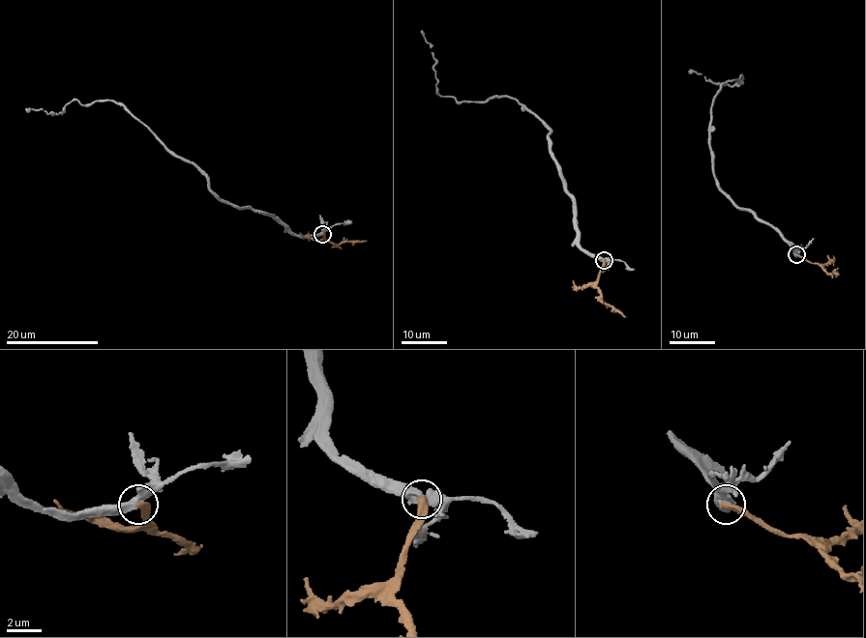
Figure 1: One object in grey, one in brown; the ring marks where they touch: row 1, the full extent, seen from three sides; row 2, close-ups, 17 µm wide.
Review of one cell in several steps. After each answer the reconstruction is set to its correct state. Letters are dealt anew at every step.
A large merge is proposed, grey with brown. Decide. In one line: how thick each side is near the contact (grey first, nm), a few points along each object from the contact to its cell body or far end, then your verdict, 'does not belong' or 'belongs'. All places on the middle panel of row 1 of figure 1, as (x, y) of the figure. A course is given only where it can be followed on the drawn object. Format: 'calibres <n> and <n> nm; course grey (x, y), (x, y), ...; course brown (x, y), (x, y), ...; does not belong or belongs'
calibres 440 and 440 nm; course grey (603, 260), (580, 246), (550, 130), (514, 99), (457, 101), (437, 93), (435, 60), (422, 30); course brown (603, 260), (598, 291), (603, 302), (626, 317); belongs

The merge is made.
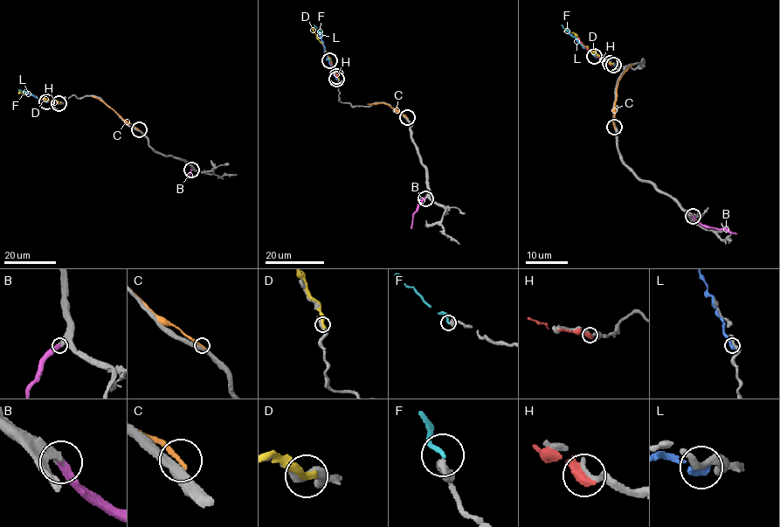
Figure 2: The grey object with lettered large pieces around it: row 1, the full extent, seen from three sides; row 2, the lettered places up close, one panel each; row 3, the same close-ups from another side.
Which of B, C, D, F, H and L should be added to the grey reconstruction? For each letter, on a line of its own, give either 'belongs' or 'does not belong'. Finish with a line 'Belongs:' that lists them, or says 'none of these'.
B: belongs
C: does not belong
D: does not belong
F: does not belong
H: does not belong
L: does not belong
Belongs: B

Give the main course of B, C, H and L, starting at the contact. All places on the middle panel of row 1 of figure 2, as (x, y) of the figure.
B: (424, 198), (417, 205), (410, 228)
C: (407, 118), (385, 104), (367, 104)
H: (336, 75), (321, 42)
L: (336, 79), (319, 33)

